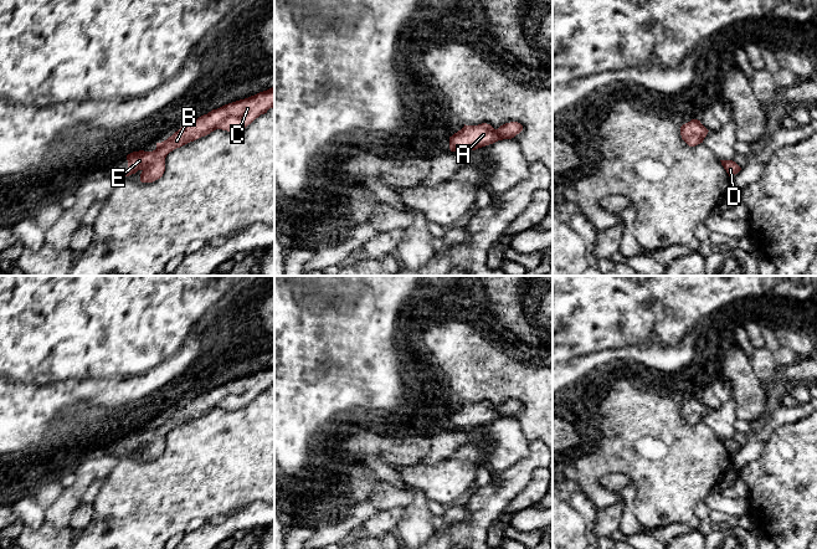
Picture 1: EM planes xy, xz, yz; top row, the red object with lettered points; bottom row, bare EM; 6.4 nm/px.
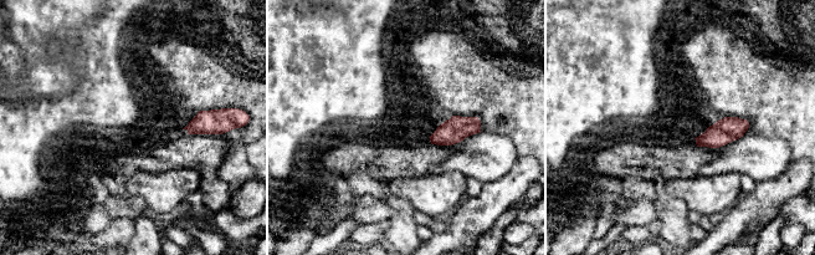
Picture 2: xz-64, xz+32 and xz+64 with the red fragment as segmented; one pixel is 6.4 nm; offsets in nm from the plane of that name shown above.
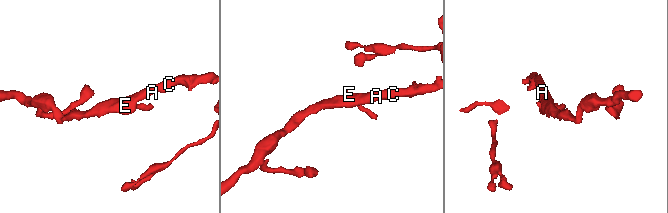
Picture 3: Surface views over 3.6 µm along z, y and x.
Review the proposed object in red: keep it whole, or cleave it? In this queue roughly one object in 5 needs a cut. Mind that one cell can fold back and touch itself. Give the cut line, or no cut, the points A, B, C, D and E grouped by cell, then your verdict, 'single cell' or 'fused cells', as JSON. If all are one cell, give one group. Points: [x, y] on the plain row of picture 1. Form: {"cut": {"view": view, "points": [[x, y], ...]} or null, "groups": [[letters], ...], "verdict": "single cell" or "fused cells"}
{"cut": null, "groups": [["A", "B", "C", "D", "E"]], "verdict": "single cell"}

